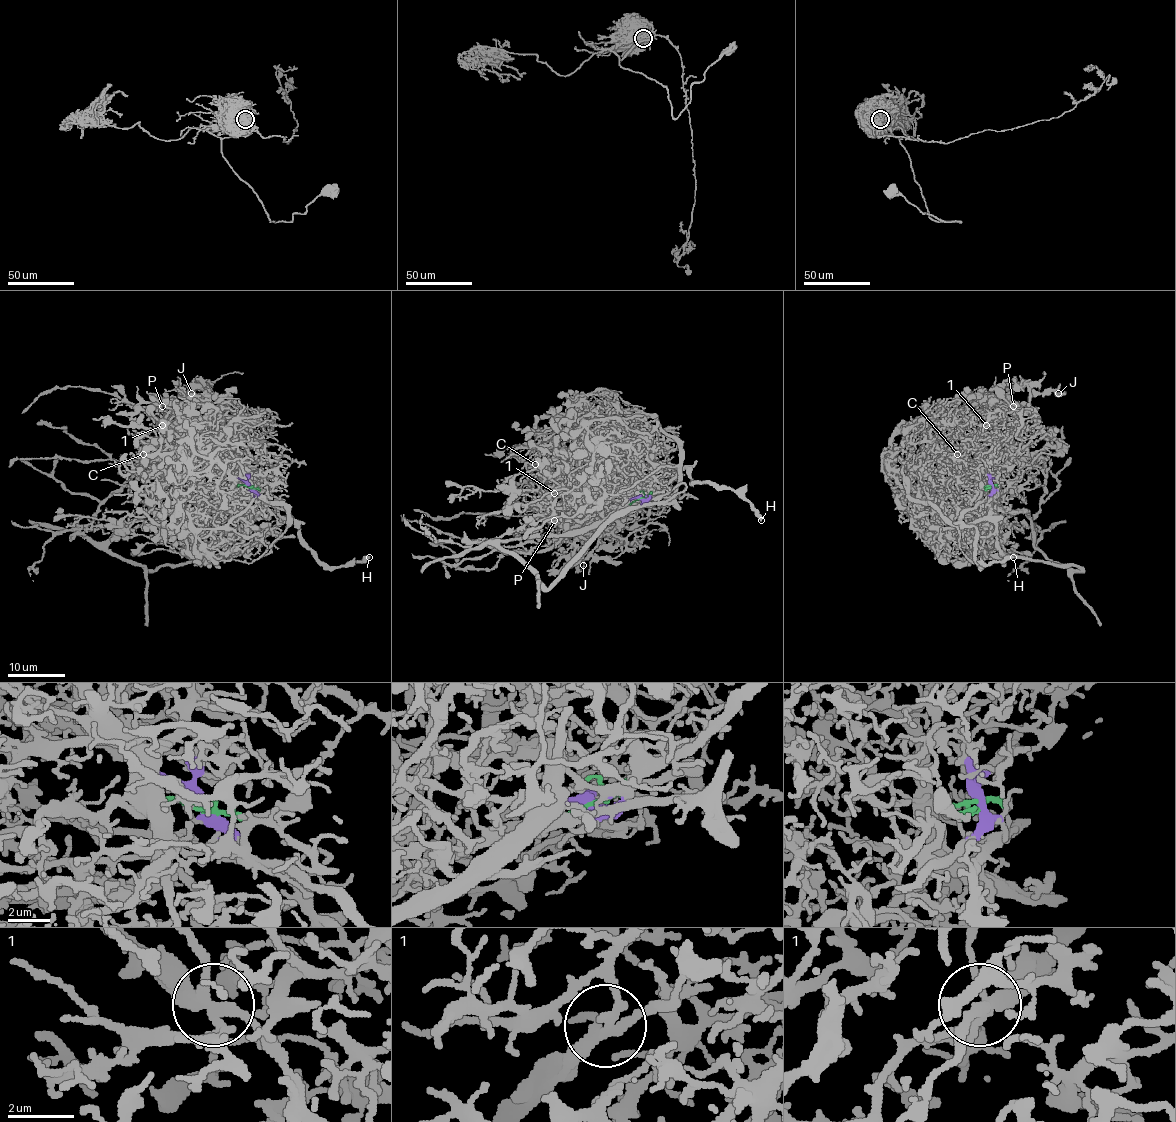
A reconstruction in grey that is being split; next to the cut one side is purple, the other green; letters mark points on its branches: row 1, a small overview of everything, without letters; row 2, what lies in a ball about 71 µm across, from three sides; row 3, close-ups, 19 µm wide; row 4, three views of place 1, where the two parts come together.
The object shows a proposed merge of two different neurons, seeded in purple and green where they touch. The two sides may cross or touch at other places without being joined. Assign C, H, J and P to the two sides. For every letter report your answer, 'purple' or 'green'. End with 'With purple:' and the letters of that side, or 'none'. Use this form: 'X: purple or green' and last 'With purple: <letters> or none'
C: green
H: purple
J: green
P: green
With purple: H

